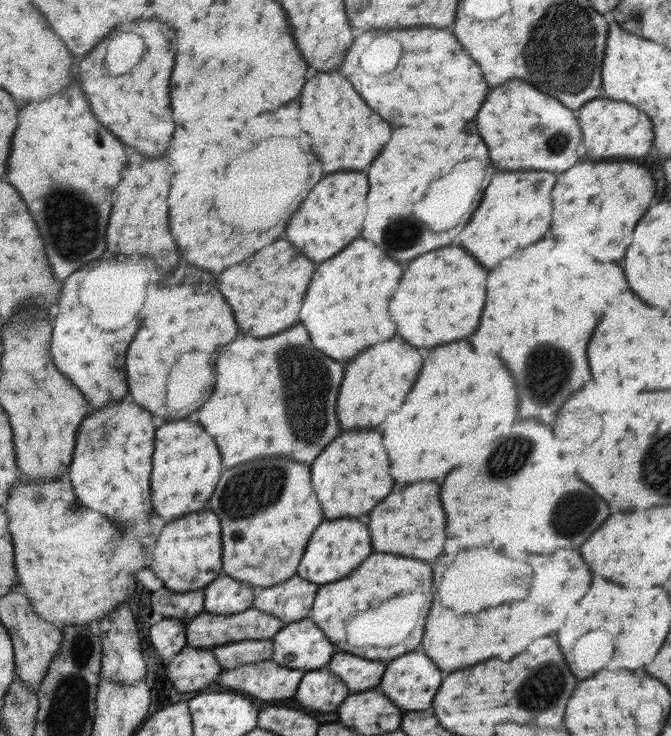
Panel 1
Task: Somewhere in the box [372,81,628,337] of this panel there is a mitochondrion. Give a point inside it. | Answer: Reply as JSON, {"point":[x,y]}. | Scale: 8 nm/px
{"point":[397,235]}

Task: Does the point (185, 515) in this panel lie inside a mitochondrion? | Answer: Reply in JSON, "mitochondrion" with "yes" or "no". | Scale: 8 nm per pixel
{"mitochondrion":"no"}

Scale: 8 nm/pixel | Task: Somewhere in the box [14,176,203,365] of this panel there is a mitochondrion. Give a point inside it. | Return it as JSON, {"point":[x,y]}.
{"point":[71,221]}

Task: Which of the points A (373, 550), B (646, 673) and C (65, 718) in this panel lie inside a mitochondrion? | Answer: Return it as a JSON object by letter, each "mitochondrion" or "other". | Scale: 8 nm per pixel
{"A":"other","B":"other","C":"mitochondrion"}

